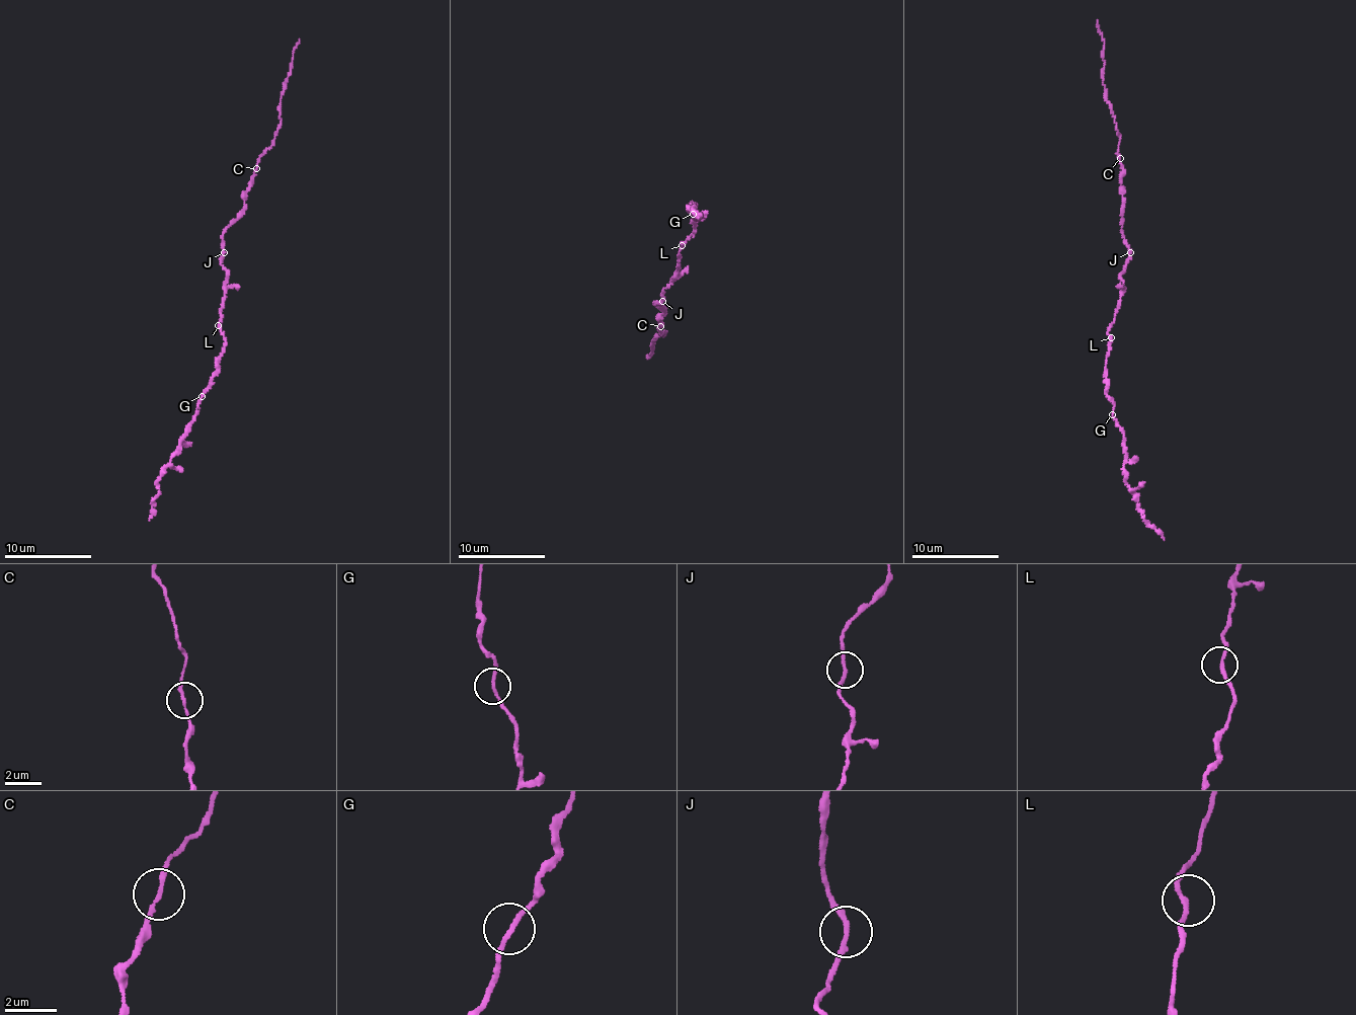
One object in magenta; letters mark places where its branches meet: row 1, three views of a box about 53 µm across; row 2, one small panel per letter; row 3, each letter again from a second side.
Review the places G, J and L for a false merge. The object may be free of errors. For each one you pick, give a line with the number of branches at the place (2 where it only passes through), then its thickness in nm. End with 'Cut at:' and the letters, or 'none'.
J: Branches: 2. Thickness 180 nm
Cut at: J

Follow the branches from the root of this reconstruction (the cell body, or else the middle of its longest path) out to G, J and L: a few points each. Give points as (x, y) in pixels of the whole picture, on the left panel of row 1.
G: (226, 283), (220, 312), (224, 353), (218, 364), (218, 374), (202, 396)
J: (226, 283), (226, 269), (220, 264), (224, 252)
L: (226, 283), (218, 325)

